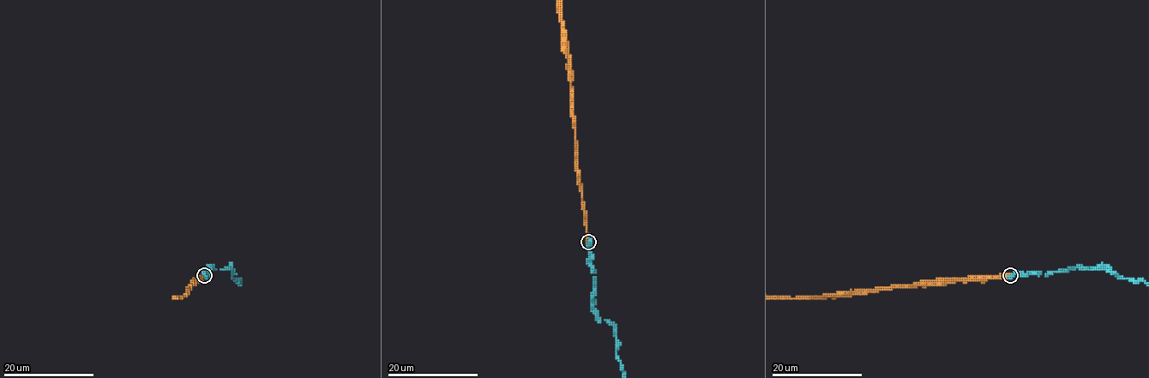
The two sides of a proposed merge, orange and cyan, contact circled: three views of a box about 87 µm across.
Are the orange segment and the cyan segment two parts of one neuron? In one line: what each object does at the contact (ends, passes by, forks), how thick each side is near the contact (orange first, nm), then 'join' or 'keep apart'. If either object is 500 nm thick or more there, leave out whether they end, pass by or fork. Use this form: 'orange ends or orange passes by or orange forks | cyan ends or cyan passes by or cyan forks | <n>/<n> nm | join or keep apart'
orange ends | cyan ends | 240/440 nm | join

